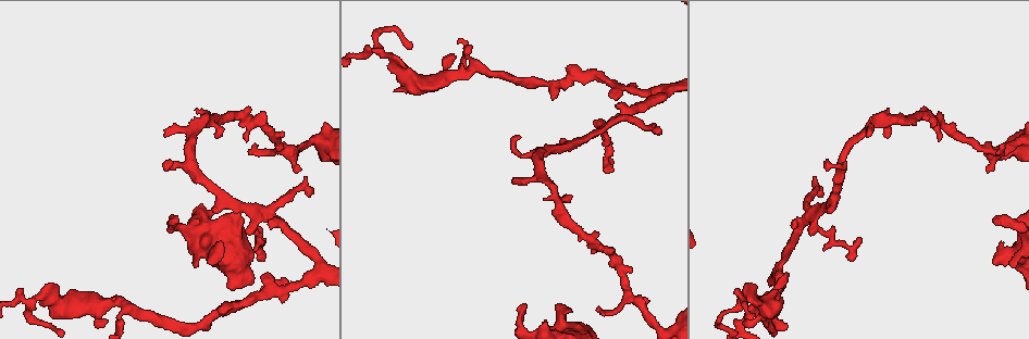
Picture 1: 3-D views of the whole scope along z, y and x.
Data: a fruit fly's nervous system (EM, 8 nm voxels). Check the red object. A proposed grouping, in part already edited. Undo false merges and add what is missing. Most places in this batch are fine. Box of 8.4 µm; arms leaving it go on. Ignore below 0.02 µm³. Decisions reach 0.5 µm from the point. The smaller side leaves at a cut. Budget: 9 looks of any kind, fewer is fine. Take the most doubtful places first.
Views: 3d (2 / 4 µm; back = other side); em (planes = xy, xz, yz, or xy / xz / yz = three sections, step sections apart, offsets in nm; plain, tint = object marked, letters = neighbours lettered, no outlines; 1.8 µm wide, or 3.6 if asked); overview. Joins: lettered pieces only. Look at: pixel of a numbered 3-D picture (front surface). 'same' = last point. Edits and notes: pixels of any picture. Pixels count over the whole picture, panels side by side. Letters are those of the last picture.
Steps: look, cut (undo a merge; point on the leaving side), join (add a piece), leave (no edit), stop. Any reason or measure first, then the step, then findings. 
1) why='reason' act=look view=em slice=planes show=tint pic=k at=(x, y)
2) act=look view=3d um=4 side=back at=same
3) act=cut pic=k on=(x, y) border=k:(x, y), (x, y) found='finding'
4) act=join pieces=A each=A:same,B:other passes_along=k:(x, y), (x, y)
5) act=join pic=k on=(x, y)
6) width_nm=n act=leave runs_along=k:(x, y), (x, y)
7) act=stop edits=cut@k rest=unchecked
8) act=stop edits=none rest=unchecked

why='an open end' act=look view=em slice=planes show=plain pic=1 at=(997, 215)

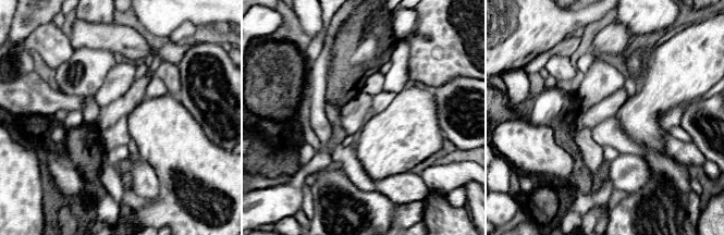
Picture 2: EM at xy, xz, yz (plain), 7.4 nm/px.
act=look view=em slice=planes show=letters at=same

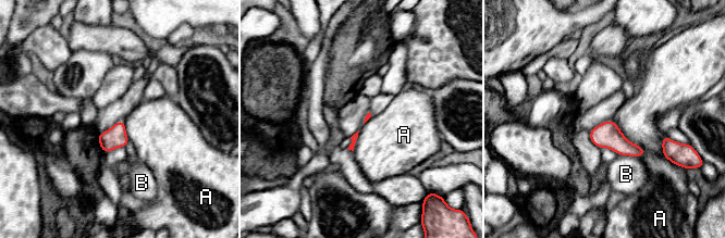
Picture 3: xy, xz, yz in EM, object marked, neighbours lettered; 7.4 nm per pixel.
act=leave each=A:other,B:other border=3:(612, 120), (644, 150), (642, 157) found='no lettered piece goes on from it'

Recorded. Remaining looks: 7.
why='thin end' act=look view=em slice=planes show=letters pic=1 at=(310, 197)

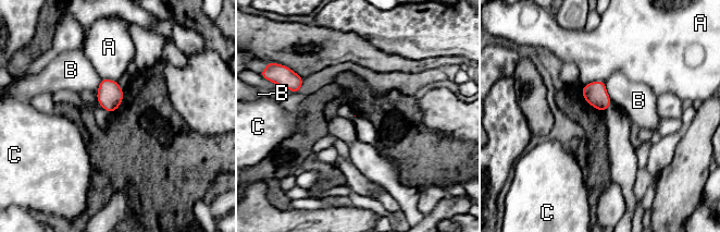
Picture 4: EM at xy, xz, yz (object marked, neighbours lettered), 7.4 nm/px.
act=leave each=A:other,B:other,C:other border=4:(604, 81), (606, 92), (612, 101) found='none of them fits'

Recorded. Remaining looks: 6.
why='an open end' act=look view=em slice=planes show=tint pic=1 at=(612, 97)

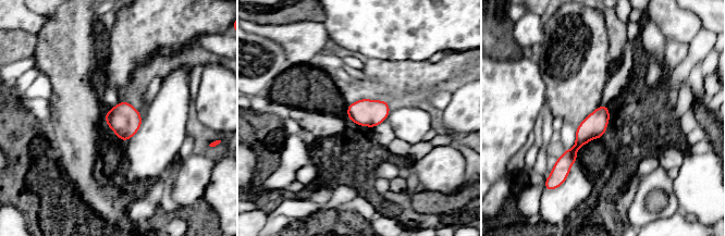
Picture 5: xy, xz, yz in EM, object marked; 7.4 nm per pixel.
why='see the neighbours' act=look view=em slice=planes show=letters at=same

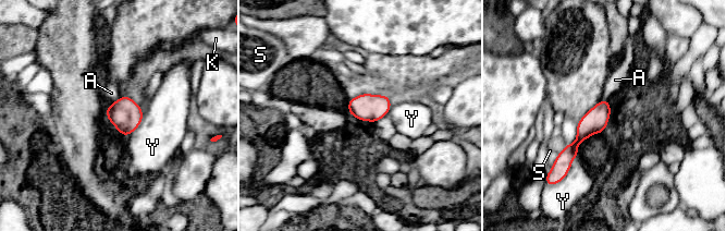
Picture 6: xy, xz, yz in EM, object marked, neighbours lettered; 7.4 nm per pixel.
width_nm=180 act=leave each=A:other,K:other,S:other,Y:other runs_along=6:(606, 102), (565, 157), (563, 165) found='no lettered piece goes on from it'

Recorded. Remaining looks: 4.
why='thin end' act=look view=3d um=4 pic=1 at=(999, 149)

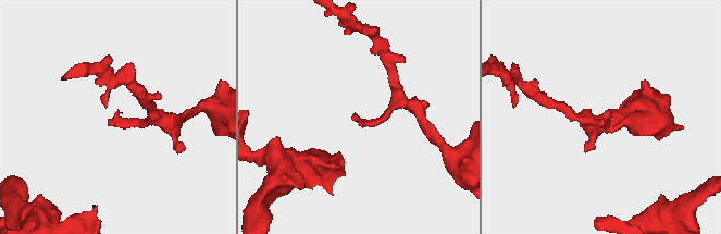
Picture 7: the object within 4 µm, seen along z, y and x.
why='now the EM' act=look view=em slice=yz step=8 show=letters pic=7 at=(355, 112)

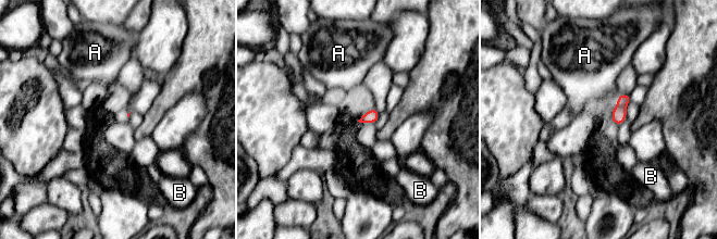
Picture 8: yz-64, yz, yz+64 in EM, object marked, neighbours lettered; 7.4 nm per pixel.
longest_contact=A:90nm act=leave each=A:other,B:other found='none of them fits'

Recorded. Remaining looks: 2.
act=stop edits=none rest=unchecked

